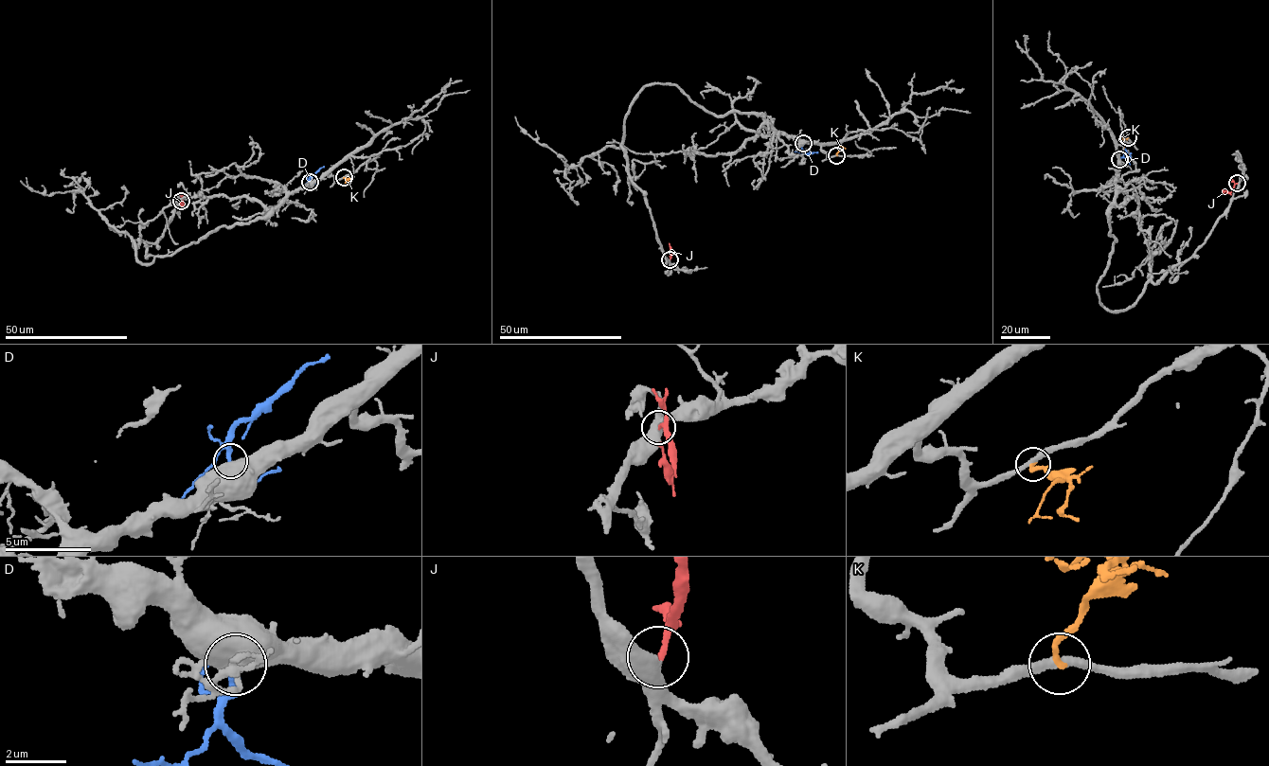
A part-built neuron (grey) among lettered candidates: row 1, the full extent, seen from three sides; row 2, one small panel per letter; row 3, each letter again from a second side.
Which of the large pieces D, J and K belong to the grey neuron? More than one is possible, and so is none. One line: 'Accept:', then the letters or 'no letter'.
Accept: J

